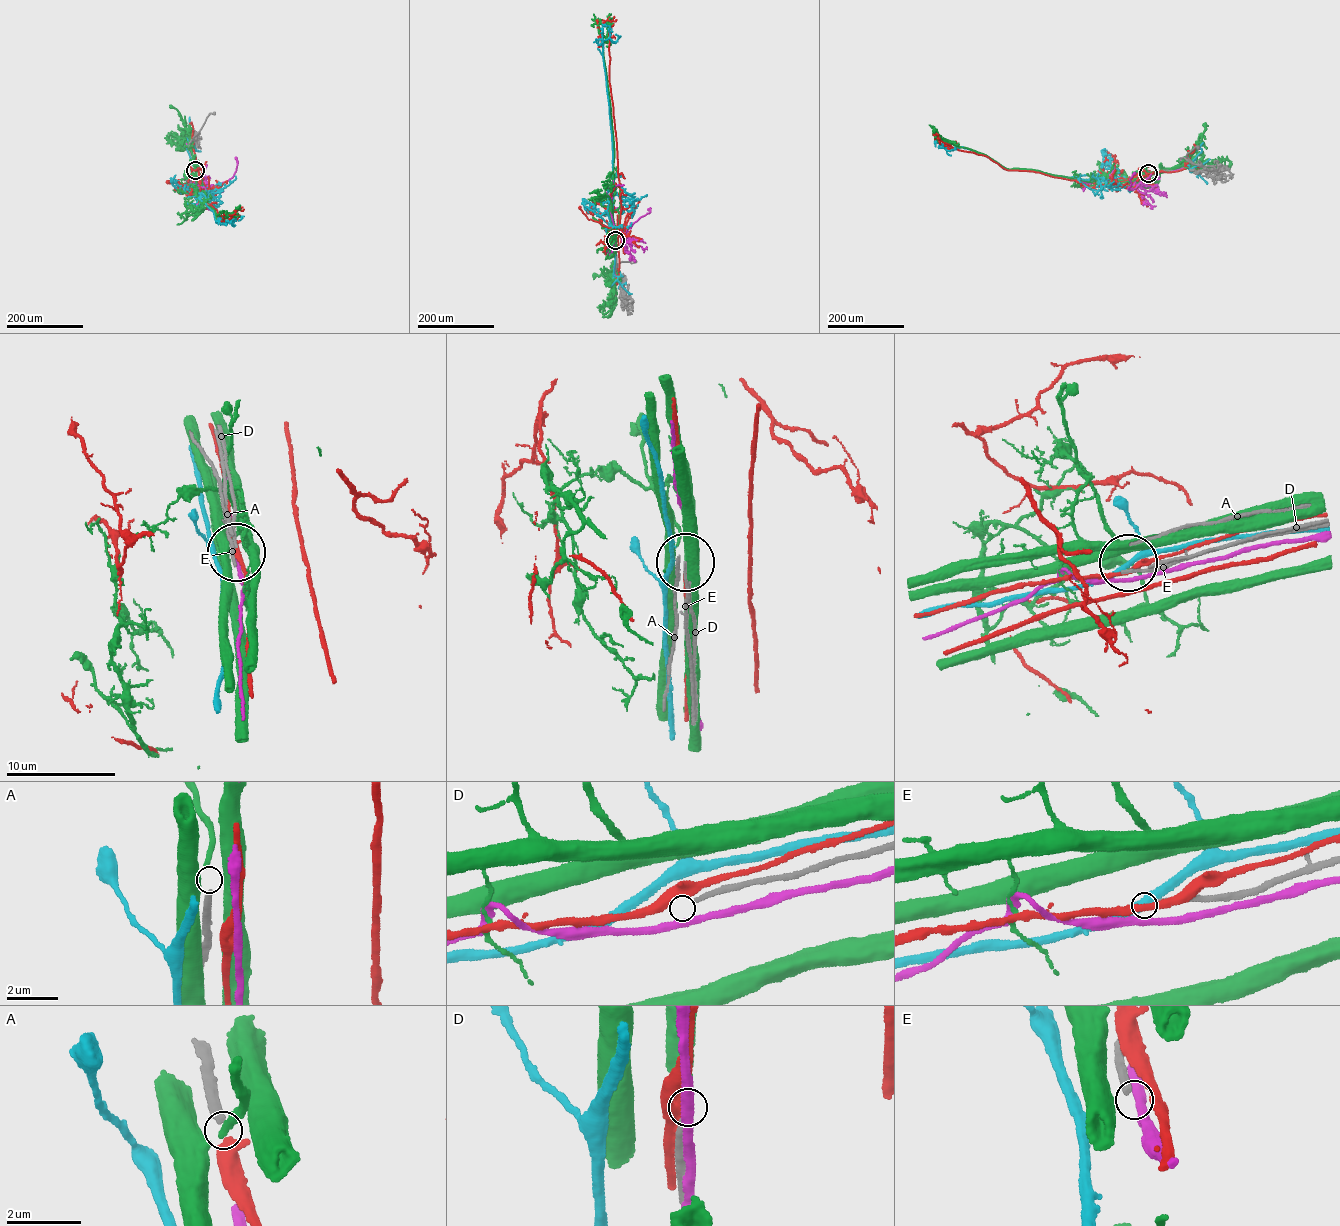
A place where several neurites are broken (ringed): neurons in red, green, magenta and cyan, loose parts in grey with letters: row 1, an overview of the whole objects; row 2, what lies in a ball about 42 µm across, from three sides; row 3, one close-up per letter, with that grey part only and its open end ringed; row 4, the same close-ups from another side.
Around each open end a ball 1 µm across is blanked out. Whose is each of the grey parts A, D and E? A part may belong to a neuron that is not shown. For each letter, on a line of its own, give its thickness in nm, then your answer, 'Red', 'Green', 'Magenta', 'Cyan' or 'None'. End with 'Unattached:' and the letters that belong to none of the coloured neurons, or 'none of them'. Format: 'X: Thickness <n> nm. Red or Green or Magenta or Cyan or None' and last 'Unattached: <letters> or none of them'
A: Thickness 220 nm. None
D: Thickness 180 nm. None
E: Thickness 240 nm. None
Unattached: A, D, E

